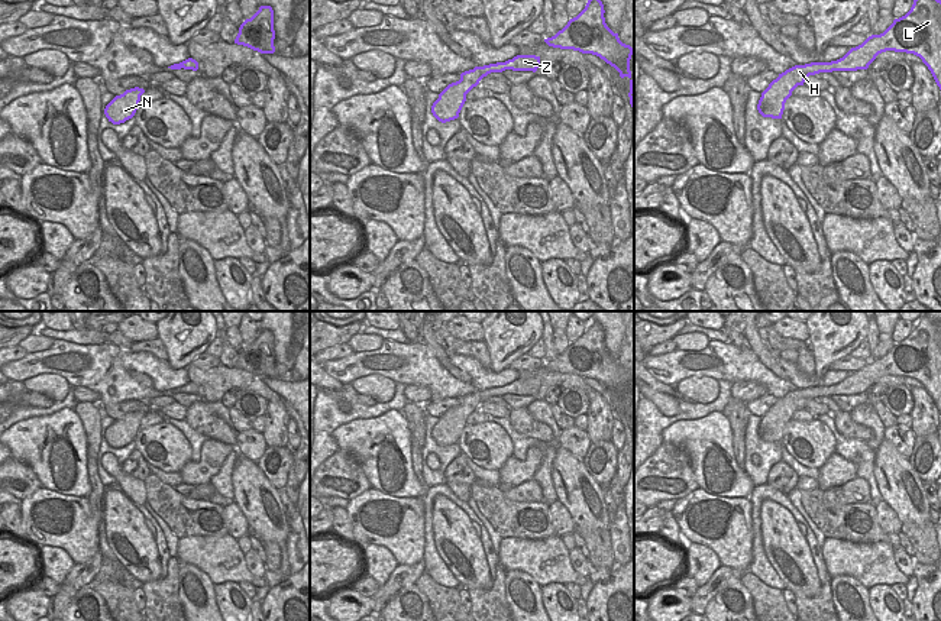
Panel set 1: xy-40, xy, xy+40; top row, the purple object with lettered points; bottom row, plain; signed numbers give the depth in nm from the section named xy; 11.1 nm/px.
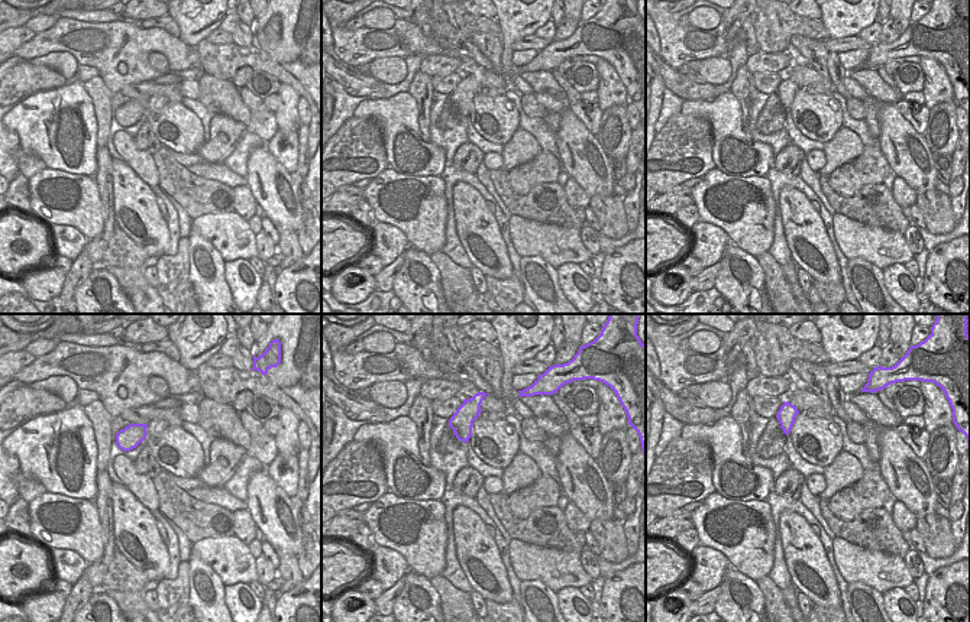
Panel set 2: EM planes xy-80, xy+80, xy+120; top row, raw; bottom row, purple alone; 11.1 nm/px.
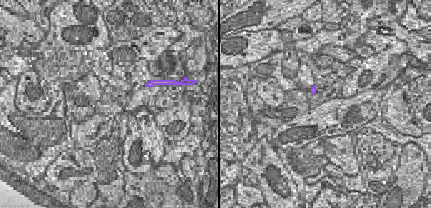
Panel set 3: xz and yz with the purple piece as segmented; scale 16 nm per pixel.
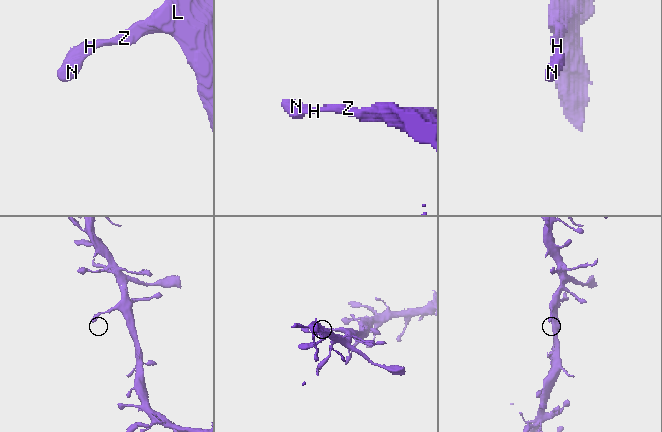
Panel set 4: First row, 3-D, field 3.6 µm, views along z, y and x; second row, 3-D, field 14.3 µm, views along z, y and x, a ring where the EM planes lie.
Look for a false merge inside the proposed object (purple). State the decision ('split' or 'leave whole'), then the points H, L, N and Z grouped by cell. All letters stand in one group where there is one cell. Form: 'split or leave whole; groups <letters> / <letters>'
leave whole; groups H L N Z

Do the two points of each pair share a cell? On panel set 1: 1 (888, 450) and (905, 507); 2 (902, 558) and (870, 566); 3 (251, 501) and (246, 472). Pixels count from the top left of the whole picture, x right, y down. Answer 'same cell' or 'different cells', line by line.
1: same cell
2: different cells
3: same cell

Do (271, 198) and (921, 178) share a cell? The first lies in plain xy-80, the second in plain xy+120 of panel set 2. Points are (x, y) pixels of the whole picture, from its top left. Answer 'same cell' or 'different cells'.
same cell

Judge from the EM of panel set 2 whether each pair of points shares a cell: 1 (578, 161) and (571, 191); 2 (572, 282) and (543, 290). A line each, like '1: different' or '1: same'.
1: different
2: different

